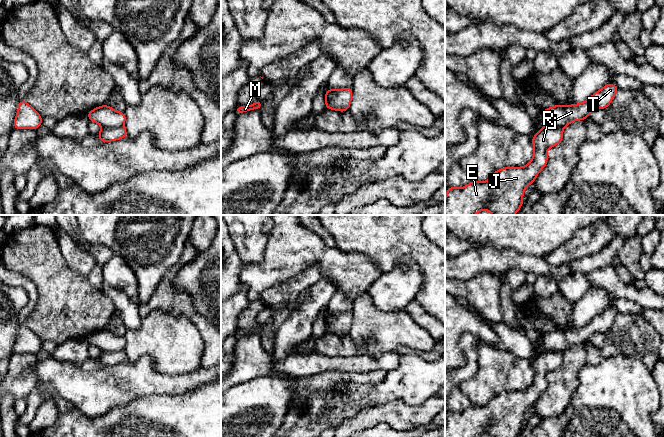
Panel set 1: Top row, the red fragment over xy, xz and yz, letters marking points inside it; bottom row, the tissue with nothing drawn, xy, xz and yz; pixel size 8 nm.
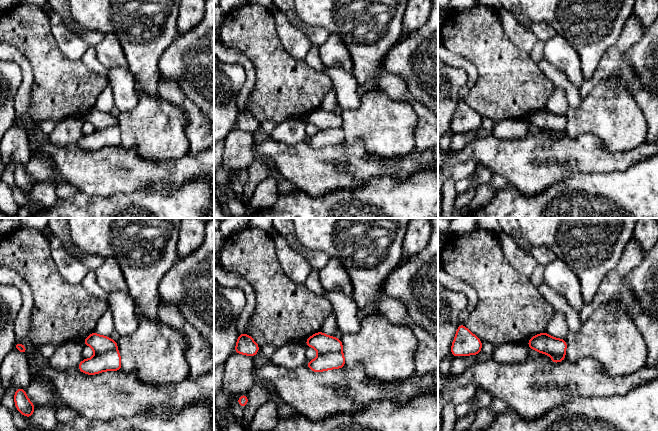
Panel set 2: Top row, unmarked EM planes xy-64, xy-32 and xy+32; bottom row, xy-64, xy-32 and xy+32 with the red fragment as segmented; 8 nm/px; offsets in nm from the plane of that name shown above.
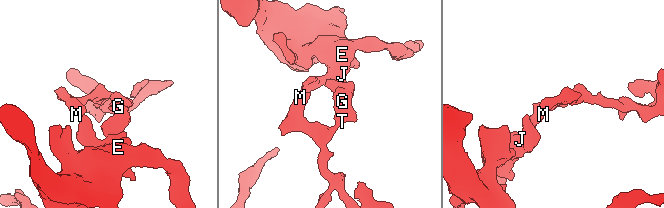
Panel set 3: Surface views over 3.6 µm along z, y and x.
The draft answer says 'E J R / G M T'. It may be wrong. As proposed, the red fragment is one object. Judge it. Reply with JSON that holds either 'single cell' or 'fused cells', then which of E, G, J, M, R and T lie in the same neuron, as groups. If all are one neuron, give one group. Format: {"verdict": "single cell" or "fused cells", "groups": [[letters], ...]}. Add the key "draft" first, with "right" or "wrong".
{"draft": "right", "verdict": "fused cells", "groups": [["E", "J", "R"], ["G", "M", "T"]]}

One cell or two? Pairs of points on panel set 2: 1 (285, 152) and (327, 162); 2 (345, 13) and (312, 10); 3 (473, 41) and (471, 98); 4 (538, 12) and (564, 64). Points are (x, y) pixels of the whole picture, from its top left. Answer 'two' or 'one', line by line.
1: one
2: one
3: one
4: two

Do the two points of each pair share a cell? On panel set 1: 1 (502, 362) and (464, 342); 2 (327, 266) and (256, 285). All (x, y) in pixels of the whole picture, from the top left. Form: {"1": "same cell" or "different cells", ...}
{"1": "different cells", "2": "same cell"}

